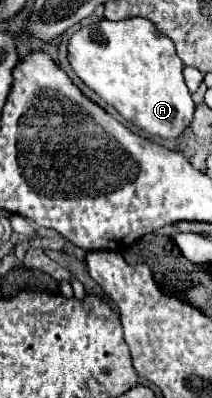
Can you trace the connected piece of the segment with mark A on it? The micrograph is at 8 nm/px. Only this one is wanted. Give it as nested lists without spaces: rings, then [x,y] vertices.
[[[141,17],[123,21],[101,19],[97,23],[83,25],[69,39],[69,63],[77,73],[77,77],[87,87],[91,87],[103,101],[107,101],[119,115],[123,115],[123,119],[131,121],[133,125],[151,135],[163,139],[175,139],[193,121],[195,103],[183,81],[183,63],[175,53],[175,45],[167,35],[159,33],[157,27],[147,19]]]

